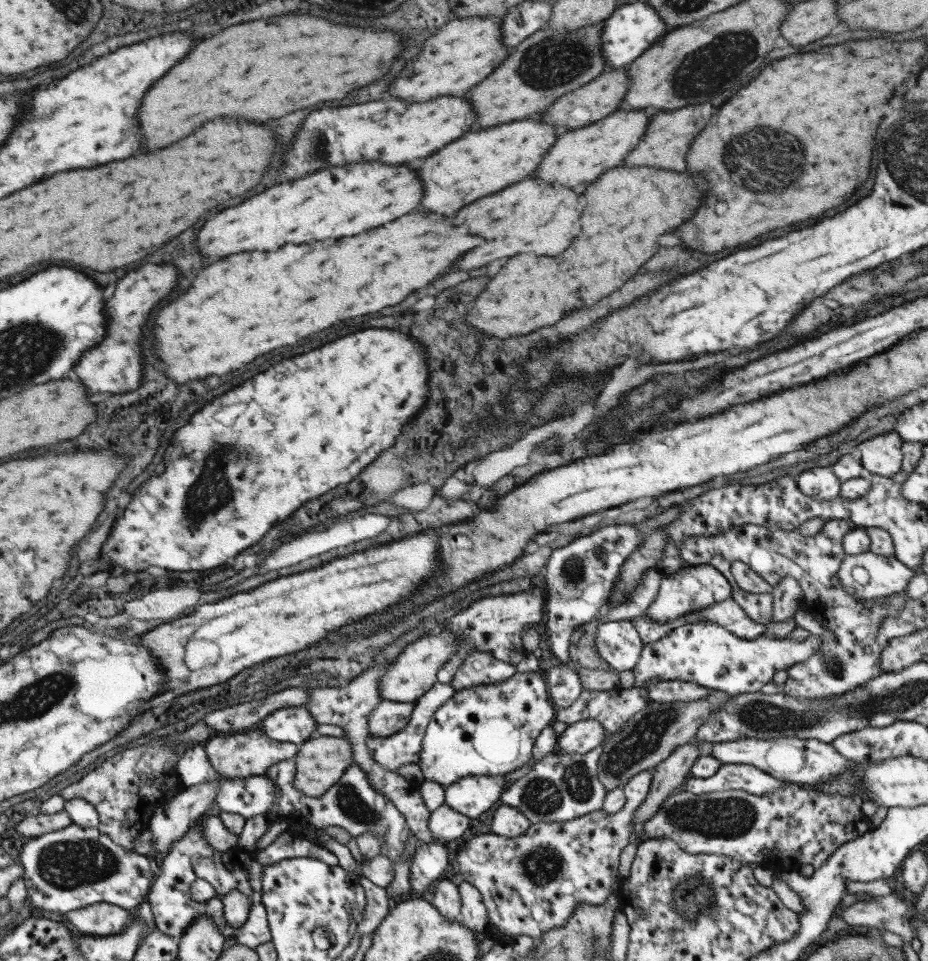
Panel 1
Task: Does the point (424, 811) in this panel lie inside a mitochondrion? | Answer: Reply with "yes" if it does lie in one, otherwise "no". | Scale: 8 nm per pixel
no

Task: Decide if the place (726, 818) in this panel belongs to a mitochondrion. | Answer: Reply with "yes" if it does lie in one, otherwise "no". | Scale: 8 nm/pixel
yes

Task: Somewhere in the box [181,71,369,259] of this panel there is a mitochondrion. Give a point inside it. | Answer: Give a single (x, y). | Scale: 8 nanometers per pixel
(316, 150)

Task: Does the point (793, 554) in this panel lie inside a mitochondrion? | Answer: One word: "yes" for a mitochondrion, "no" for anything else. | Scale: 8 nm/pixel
yes

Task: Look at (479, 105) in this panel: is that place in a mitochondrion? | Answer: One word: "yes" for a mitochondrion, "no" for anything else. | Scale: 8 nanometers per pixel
no

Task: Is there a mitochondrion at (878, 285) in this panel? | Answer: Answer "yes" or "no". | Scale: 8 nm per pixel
yes

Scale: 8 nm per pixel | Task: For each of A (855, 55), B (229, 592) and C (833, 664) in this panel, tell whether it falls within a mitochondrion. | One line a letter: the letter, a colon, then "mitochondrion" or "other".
A: mitochondrion
B: other
C: mitochondrion

